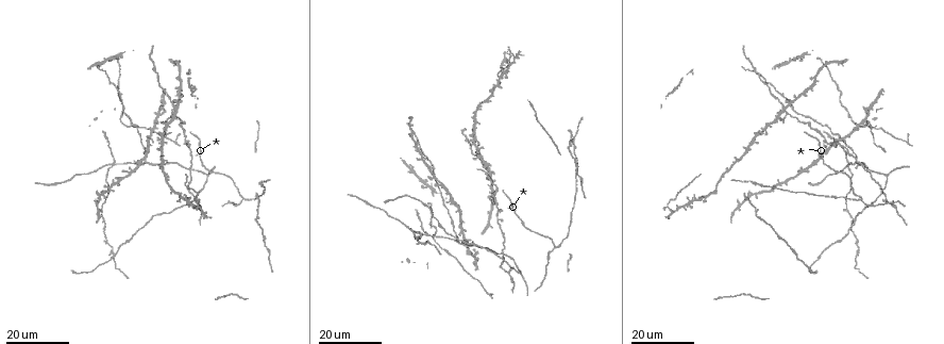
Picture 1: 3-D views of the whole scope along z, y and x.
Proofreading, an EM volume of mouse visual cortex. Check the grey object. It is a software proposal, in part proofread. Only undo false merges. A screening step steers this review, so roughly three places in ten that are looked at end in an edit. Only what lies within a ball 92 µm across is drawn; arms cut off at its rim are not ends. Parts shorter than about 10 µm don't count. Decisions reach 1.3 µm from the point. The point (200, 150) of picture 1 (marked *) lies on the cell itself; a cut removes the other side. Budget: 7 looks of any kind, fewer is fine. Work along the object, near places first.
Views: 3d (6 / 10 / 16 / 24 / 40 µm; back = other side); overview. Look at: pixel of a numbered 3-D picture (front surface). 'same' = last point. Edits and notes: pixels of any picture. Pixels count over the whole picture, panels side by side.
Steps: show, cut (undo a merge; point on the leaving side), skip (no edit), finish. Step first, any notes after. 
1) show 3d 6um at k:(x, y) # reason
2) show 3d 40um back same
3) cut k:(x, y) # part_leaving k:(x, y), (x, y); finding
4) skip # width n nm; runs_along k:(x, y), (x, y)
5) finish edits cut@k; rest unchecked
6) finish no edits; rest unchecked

show 3d 24um at 1:(156, 118) # two arms in line, one across

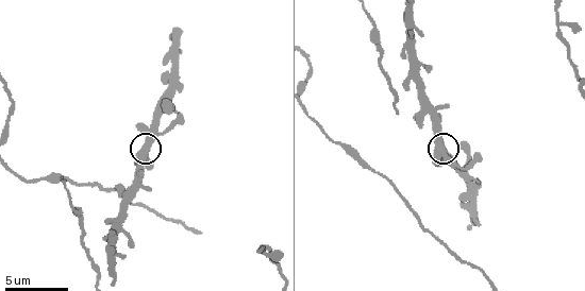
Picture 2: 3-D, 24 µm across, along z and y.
show 3d 10um at 2:(445, 152)

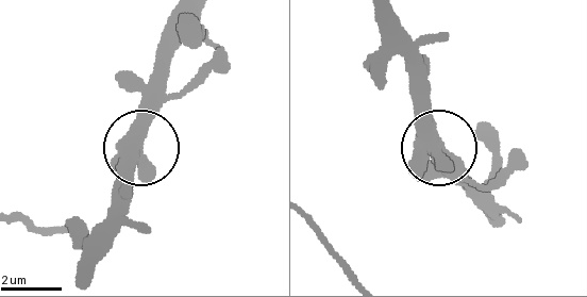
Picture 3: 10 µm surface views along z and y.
skip # continuous, no second cell

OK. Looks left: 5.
show 3d 10um at 2:(381, 53) # three-way junction

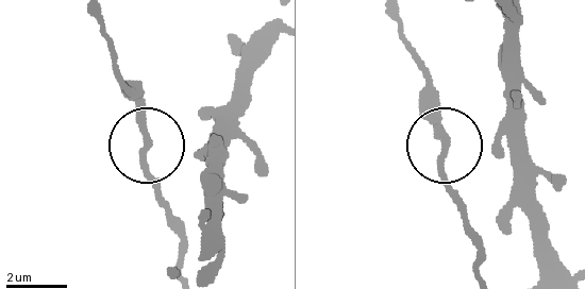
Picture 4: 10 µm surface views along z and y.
skip # arms 3; runs_along 4:(481, 276), (475, 231), (440, 162), (440, 104); continuous, no second cell

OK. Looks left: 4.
show 3d 16um at 1:(147, 161) # arms part here

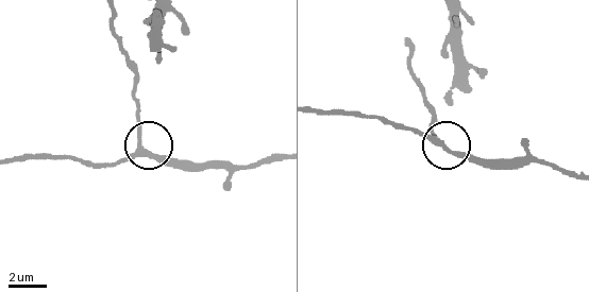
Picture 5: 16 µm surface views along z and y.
show 3d 10um at 5:(438, 145) # closer look

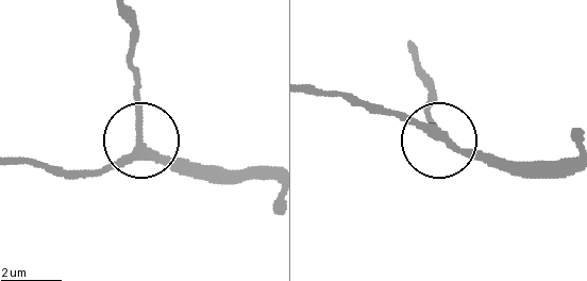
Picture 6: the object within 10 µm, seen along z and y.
skip # width 250 nm; runs_along 6:(269, 177), (200, 177), (139, 143), (88, 174); one cell here

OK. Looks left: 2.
finish no edits; rest unchecked

